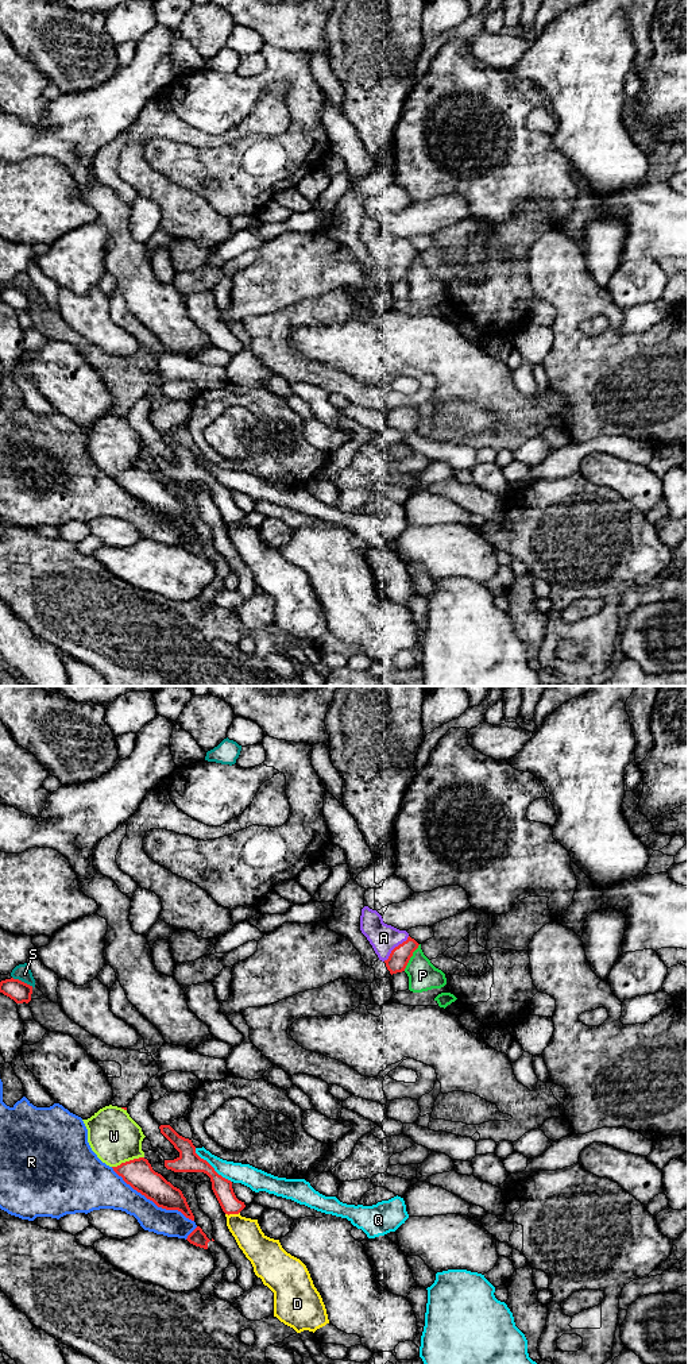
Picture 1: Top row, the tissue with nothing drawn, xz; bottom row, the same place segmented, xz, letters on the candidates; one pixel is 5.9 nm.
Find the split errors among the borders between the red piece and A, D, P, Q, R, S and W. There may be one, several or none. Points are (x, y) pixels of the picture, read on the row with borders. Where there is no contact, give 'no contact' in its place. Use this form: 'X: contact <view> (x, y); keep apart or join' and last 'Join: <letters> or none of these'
A: contact xz (394, 948); join
D: contact xz (232, 1213); keep apart
P: contact xz (410, 956); keep apart
Q: contact xz (212, 1167); keep apart
R: contact xz (153, 1201); keep apart
S: contact xz (23, 982); keep apart
W: contact xz (127, 1162); keep apart
Join: A

